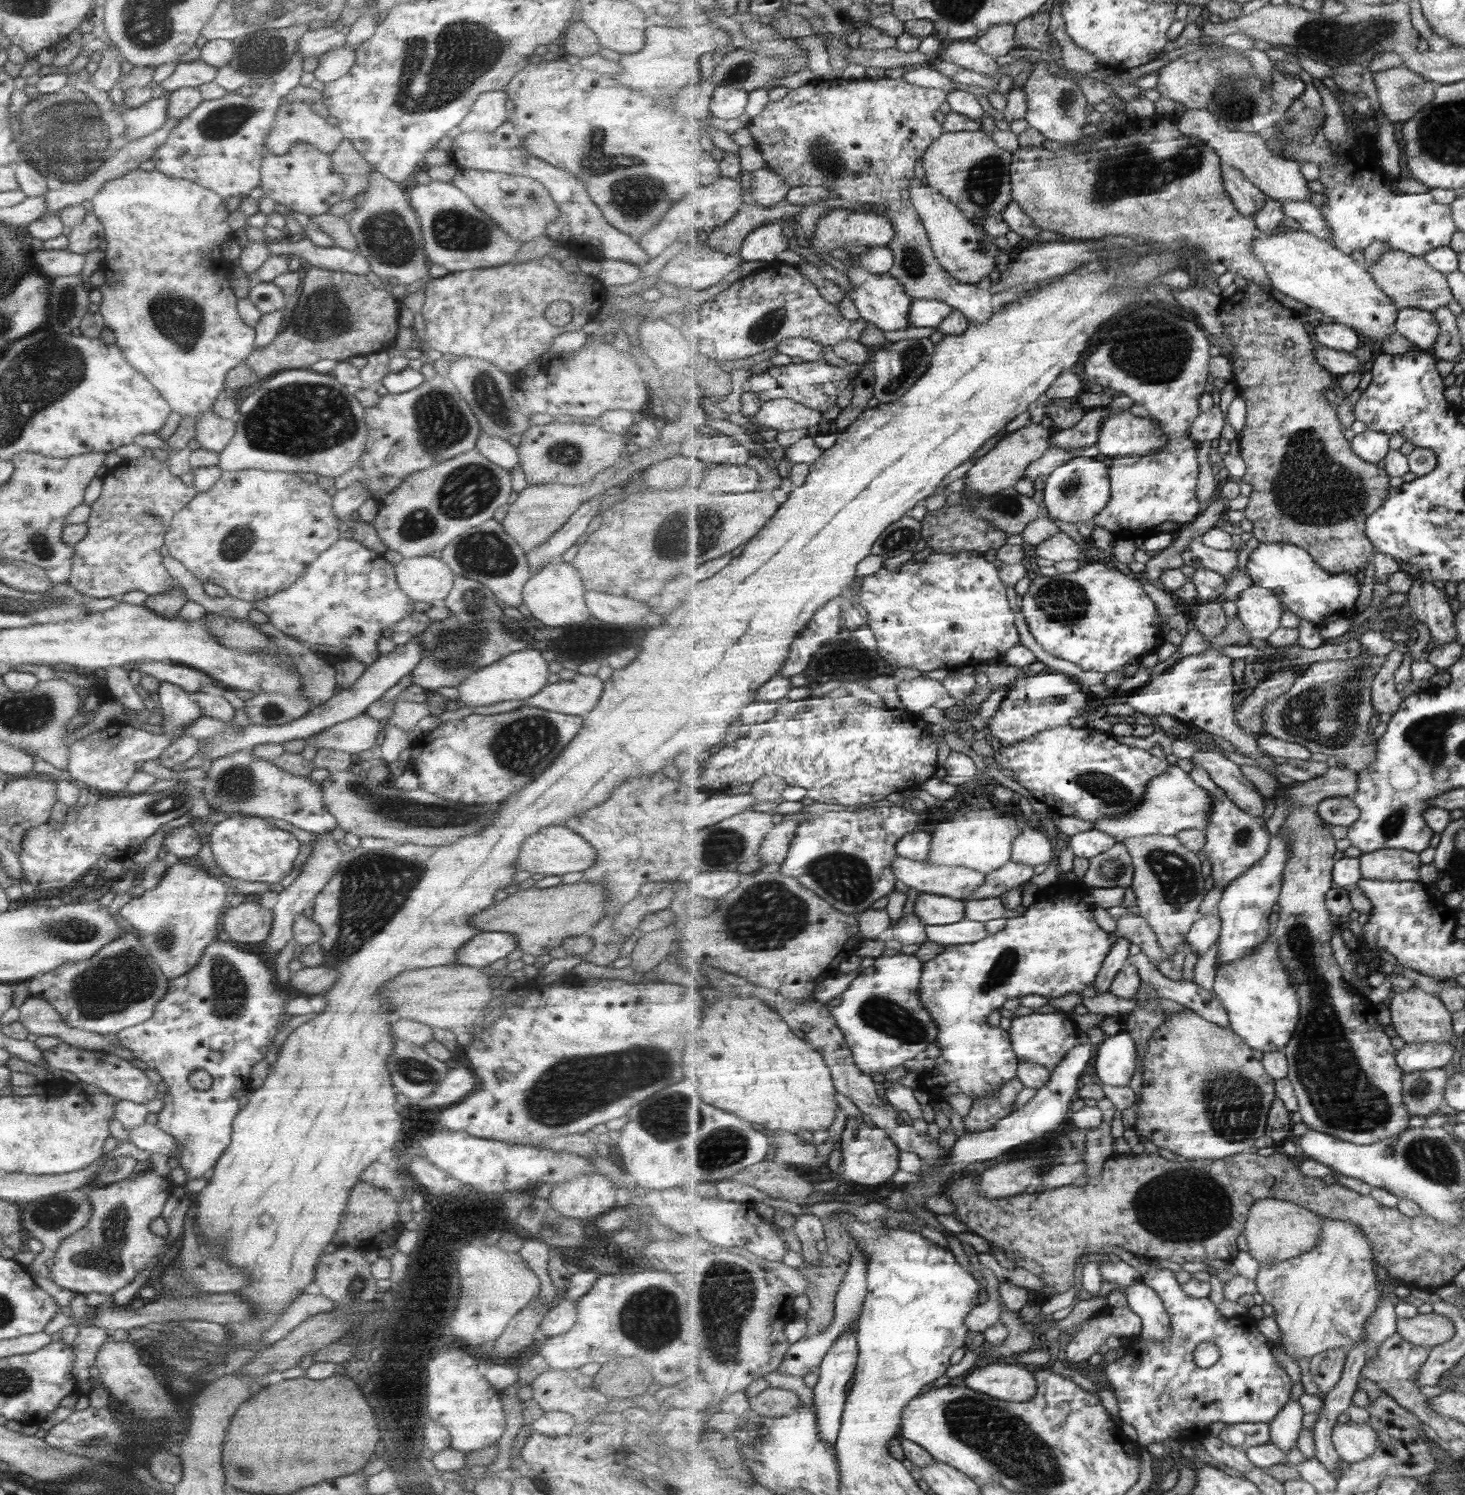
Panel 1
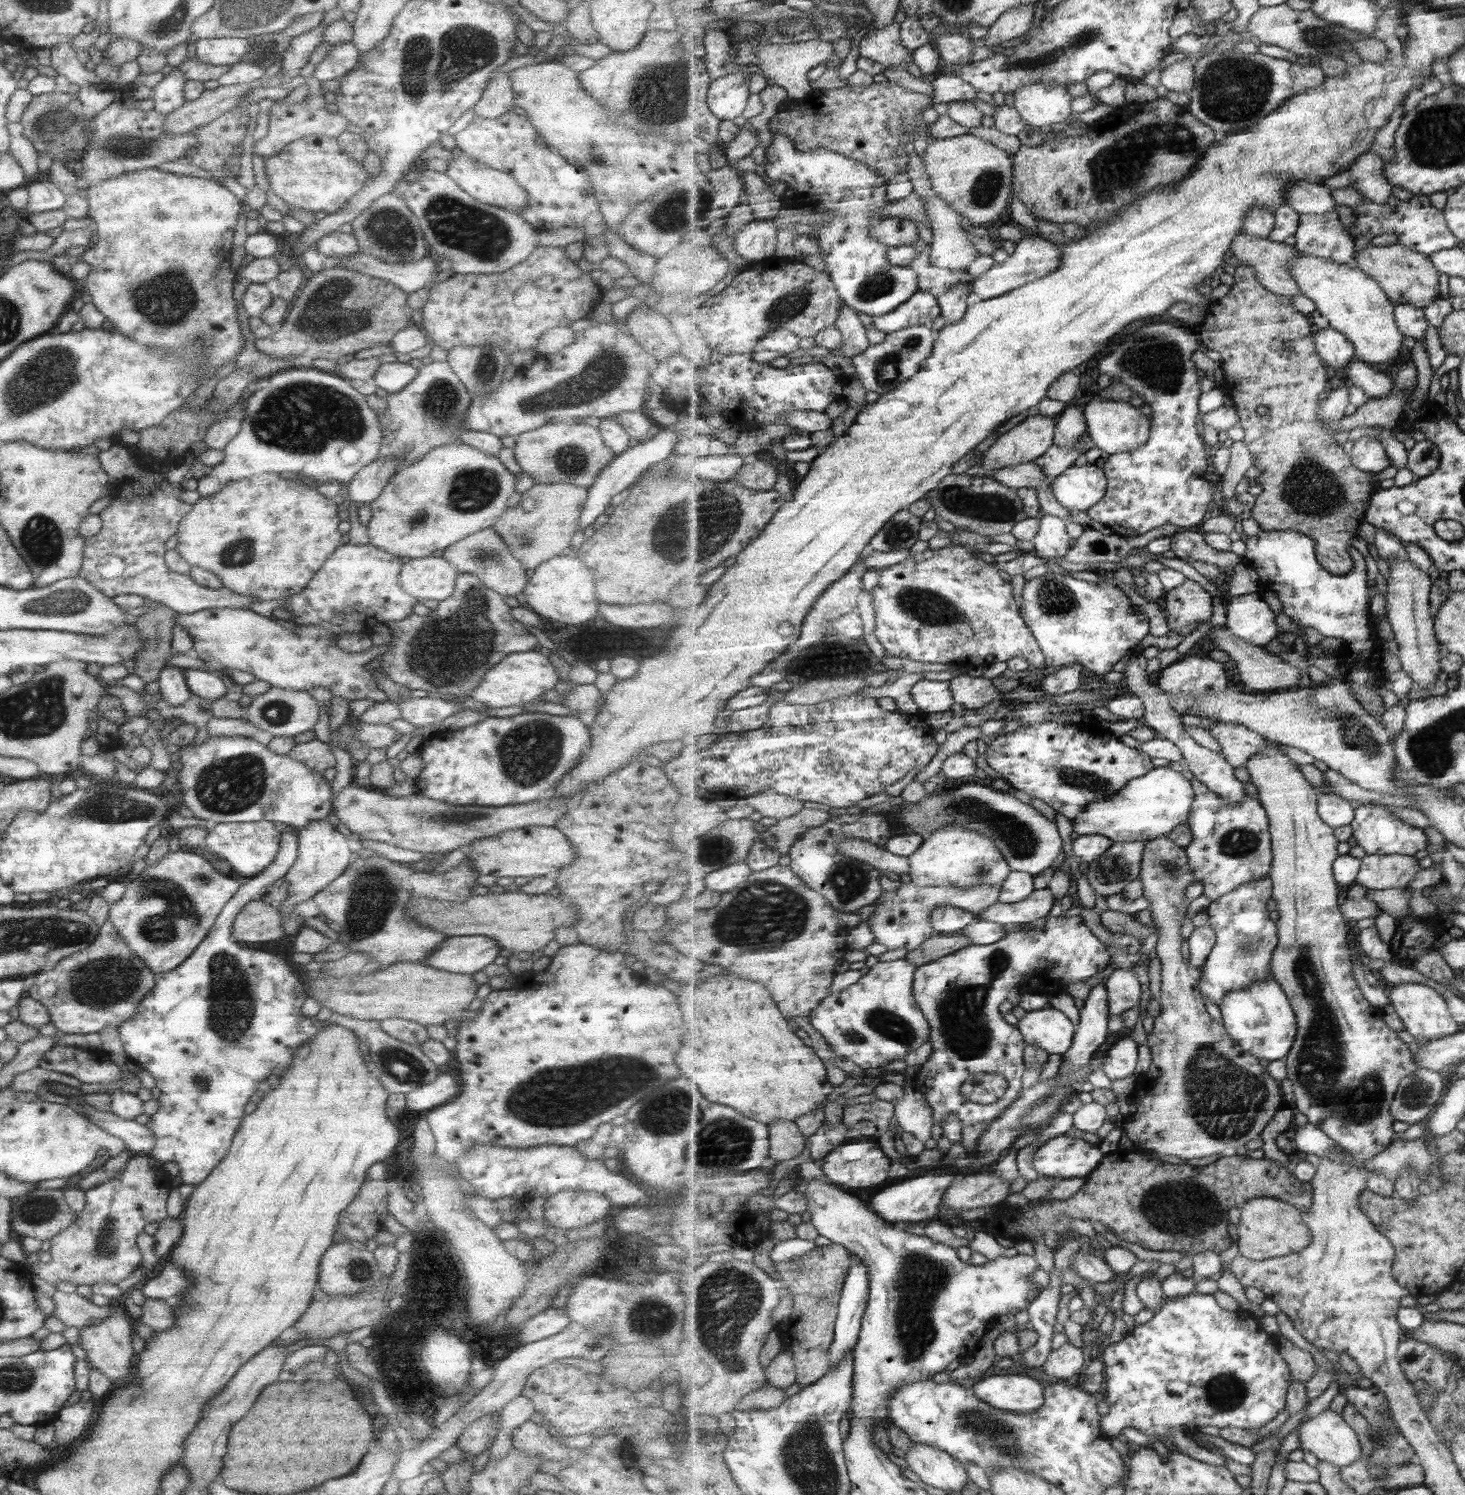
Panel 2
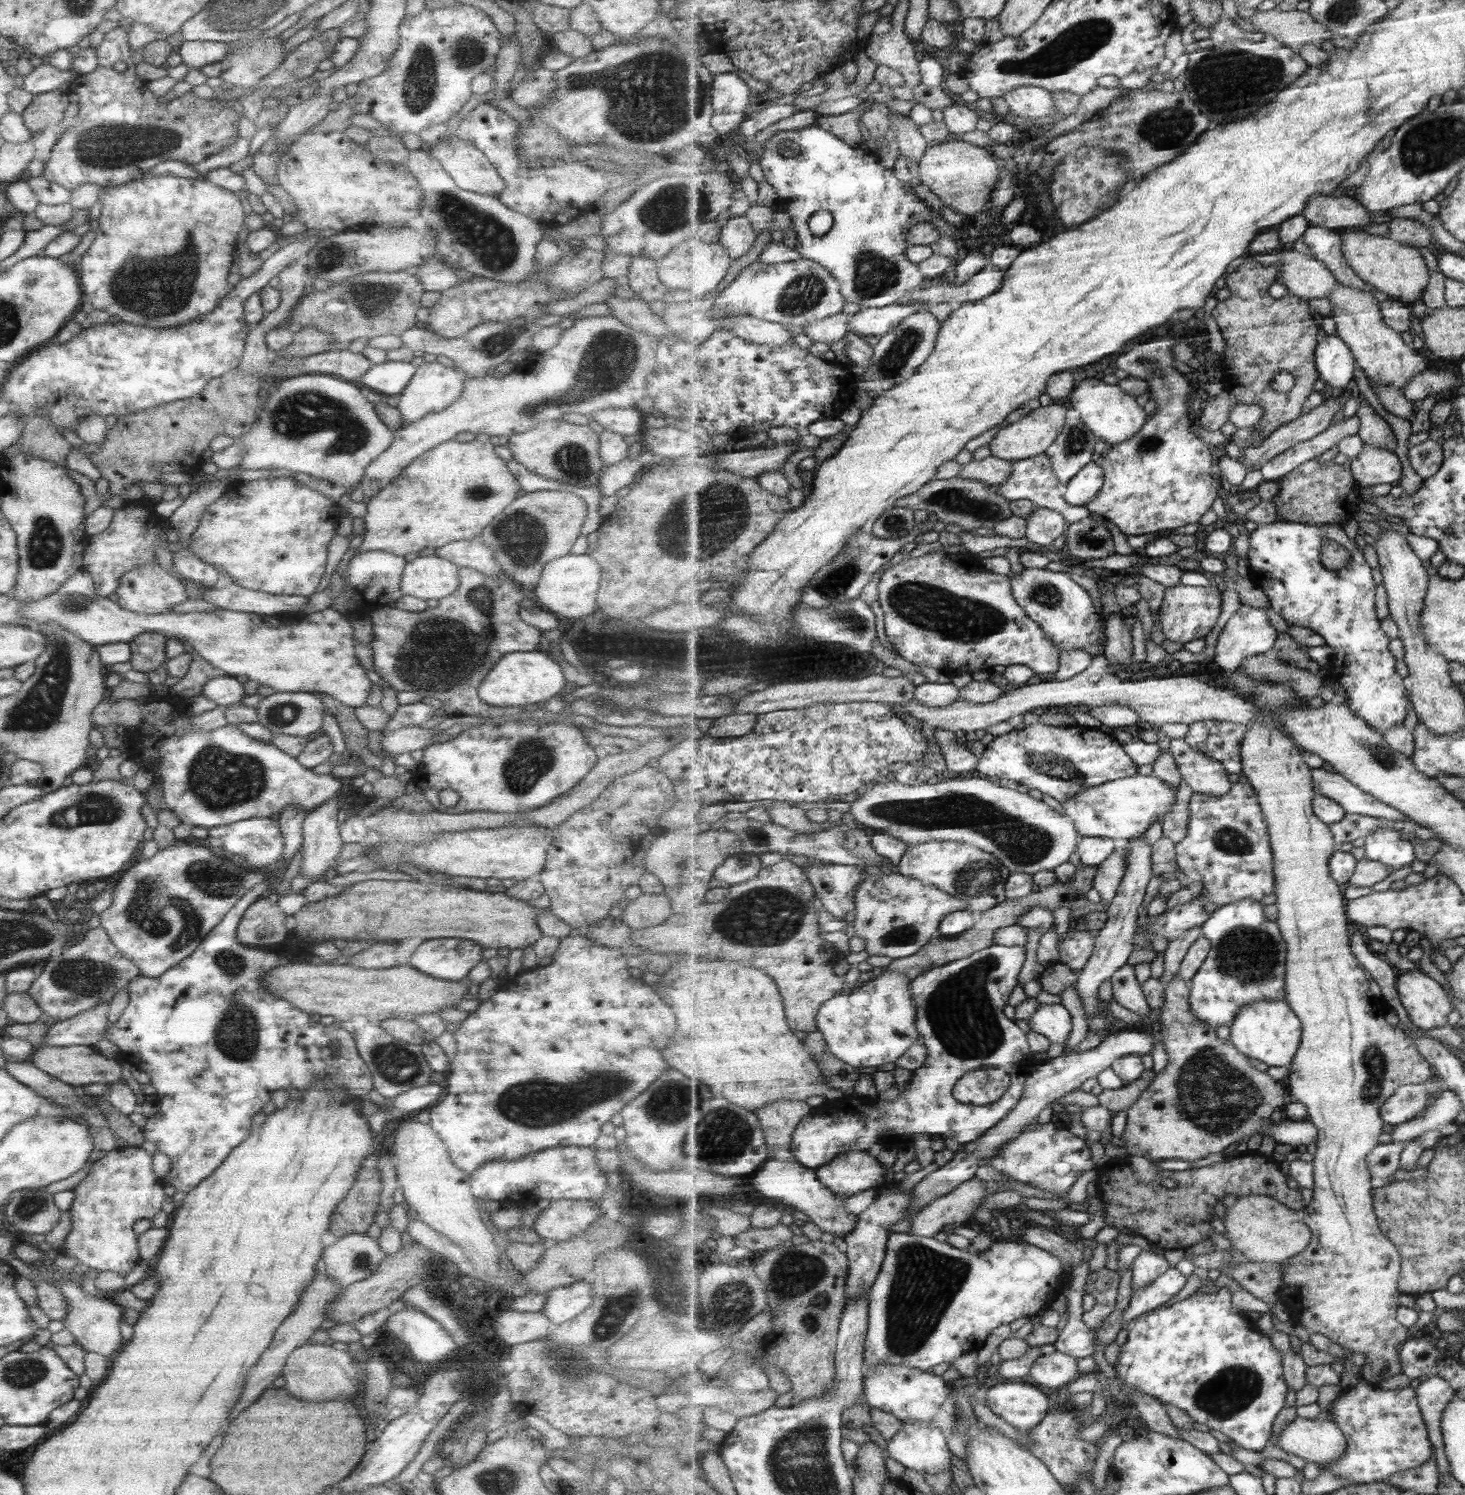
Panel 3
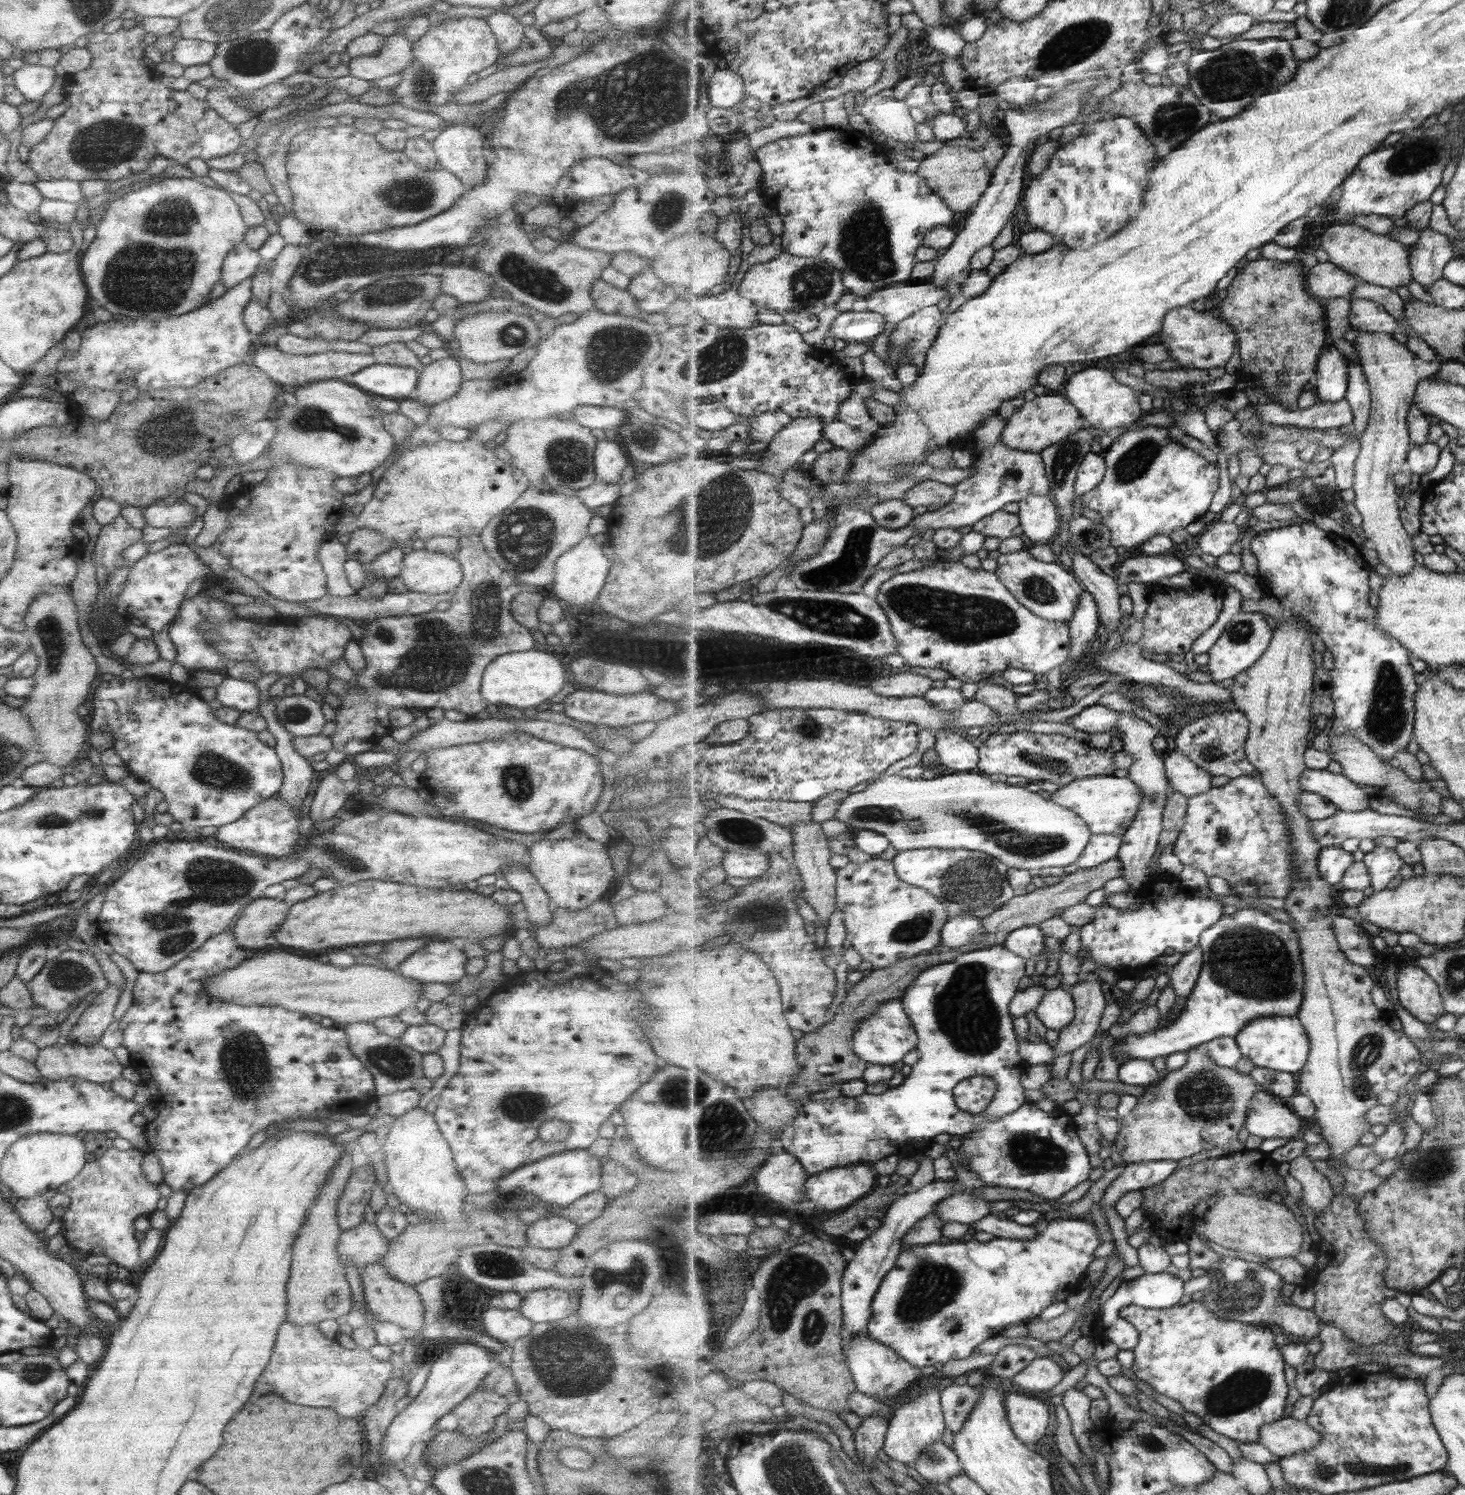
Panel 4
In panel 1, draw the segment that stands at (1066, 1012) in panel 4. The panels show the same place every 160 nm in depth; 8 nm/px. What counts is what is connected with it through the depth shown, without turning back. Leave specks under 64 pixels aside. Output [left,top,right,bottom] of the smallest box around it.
[1008,1011,1079,1073]

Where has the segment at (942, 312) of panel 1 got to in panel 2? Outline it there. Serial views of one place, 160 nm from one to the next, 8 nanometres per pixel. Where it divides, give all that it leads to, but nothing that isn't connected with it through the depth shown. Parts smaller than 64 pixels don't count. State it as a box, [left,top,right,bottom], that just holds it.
[873,292,942,334]

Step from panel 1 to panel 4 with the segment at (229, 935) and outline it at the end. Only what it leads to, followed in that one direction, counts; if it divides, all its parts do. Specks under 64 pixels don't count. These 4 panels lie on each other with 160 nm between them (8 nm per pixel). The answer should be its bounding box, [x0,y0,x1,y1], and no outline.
[231,898,288,948]

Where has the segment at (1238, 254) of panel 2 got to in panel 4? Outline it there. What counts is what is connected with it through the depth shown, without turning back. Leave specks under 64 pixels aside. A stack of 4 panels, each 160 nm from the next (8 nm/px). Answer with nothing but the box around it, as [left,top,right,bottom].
[1304,260,1358,300]

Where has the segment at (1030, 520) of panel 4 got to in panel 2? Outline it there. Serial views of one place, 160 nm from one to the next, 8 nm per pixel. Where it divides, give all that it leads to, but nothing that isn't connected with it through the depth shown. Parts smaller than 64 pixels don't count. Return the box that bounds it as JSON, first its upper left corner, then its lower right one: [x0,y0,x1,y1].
[1032,514,1074,561]

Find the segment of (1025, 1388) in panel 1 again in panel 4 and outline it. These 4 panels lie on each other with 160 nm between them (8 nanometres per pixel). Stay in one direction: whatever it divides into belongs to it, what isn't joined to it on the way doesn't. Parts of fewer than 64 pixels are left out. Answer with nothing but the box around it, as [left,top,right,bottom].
[1005,1392,1053,1447]

